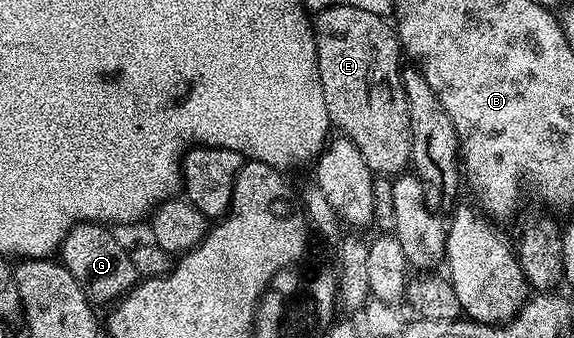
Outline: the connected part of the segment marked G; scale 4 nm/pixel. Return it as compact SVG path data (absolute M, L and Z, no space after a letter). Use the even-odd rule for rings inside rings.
M75 223L66 233L58 252L66 269L83 285L93 304L115 304L123 295L127 295L138 282L129 248L123 247L109 228L102 223Z

